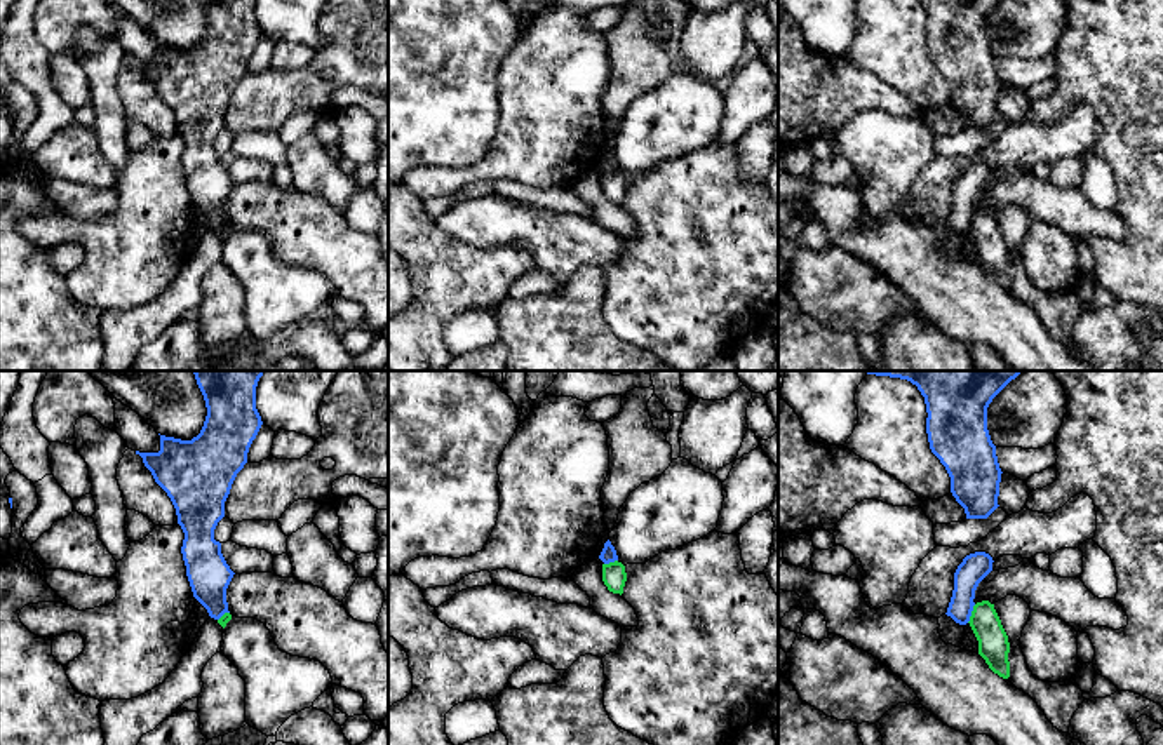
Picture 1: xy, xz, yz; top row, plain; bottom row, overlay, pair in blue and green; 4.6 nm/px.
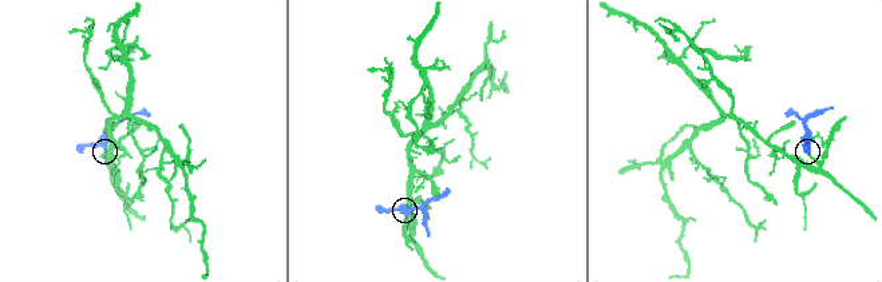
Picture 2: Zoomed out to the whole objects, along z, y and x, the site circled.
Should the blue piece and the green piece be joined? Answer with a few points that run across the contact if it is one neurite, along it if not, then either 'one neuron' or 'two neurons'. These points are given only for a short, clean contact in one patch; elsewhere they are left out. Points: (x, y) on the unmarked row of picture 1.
line yz (975, 214), (967, 232); two neurons

